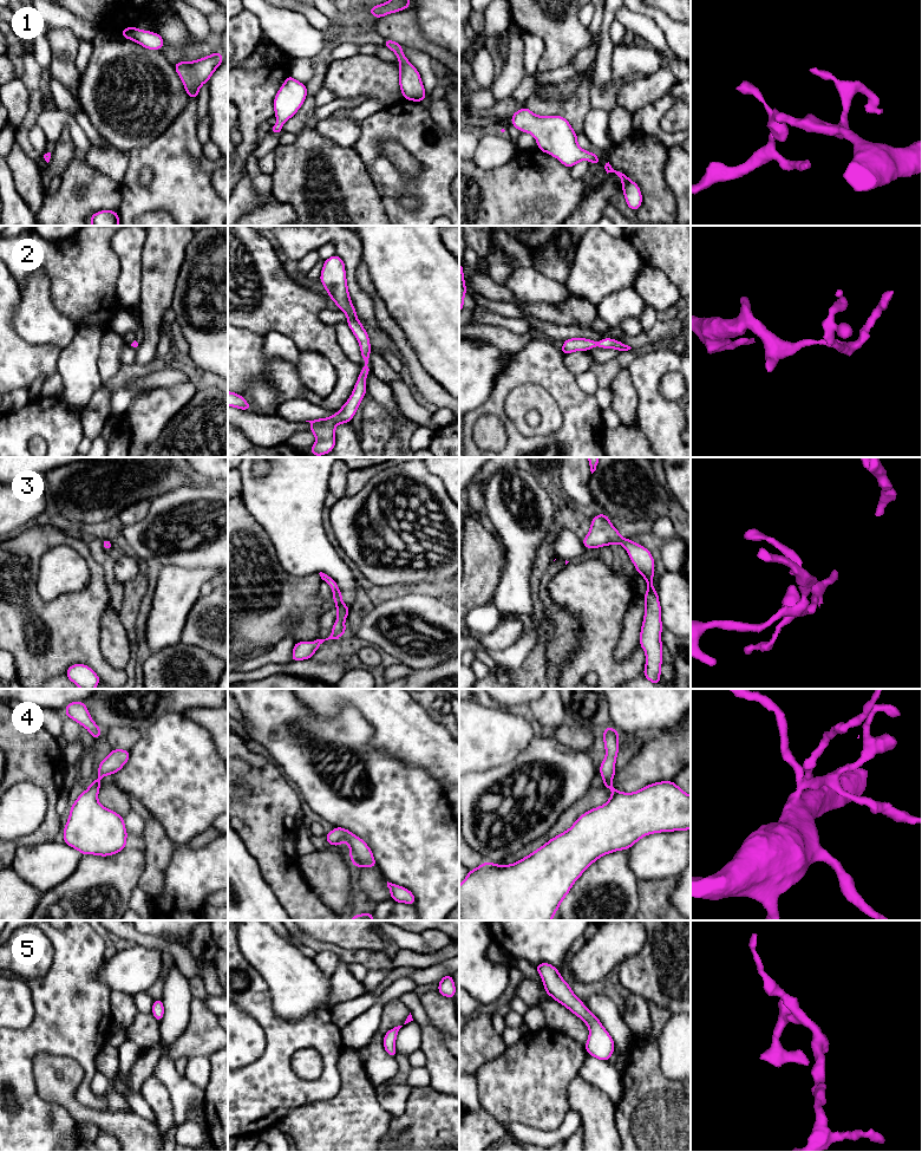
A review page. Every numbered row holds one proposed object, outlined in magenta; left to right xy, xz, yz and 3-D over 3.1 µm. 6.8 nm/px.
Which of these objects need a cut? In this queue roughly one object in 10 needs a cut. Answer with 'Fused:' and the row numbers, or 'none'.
Fused: none

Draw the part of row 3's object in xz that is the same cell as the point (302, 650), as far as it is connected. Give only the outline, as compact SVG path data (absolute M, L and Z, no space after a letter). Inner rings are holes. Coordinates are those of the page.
M322 572L319 574L321 579L332 587L333 600L335 601L338 617L335 624L332 627L332 634L328 638L316 639L315 642L296 642L293 649L292 662L310 659L310 657L325 640L339 639L342 634L346 633L345 619L349 613L349 608L342 603L341 591L339 590L336 581Z

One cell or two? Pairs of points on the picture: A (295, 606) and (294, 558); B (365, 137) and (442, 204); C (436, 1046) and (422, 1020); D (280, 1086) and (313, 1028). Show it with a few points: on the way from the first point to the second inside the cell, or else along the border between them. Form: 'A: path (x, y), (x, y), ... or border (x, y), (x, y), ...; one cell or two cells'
A: border (276, 554), (280, 564), (295, 576), (318, 573); two cells
B: path (393, 131), (404, 131), (435, 162), (435, 176); one cell
C: border (432, 1024), (420, 1026); two cells
D: path (280, 1071), (280, 1056), (298, 1039); one cell

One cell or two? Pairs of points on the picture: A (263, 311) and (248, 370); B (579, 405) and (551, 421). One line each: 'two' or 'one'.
A: two
B: two

